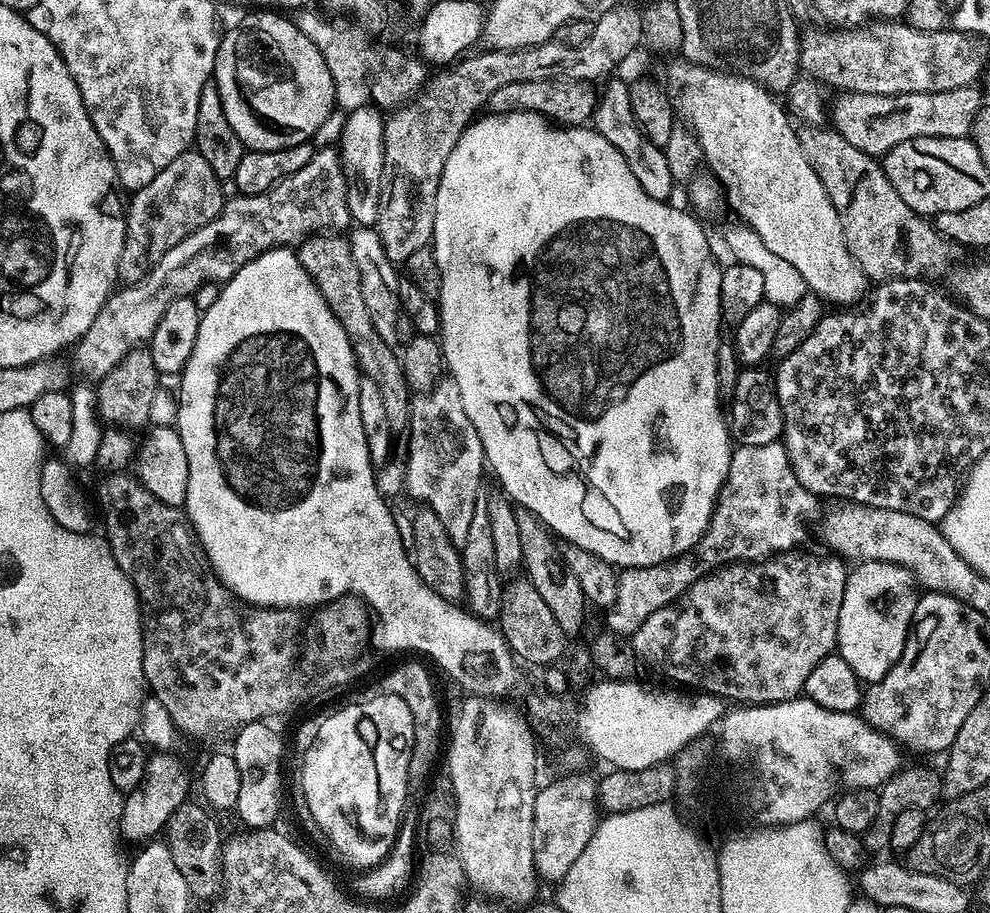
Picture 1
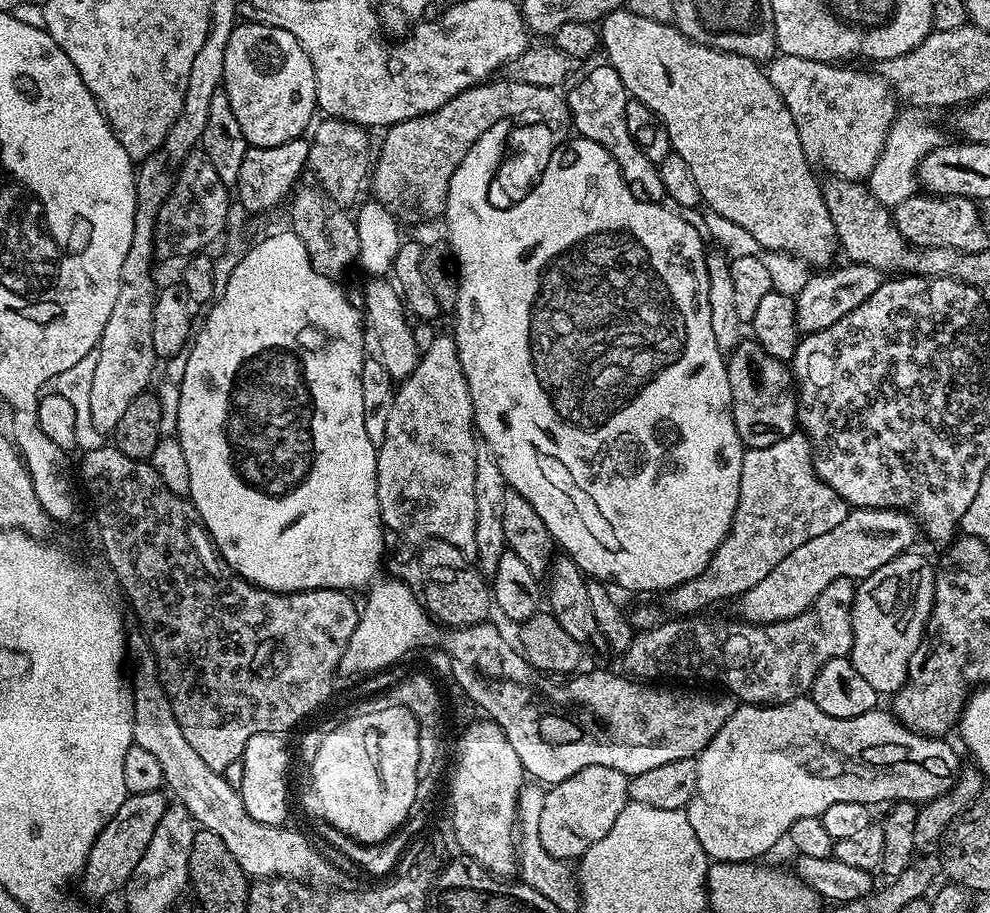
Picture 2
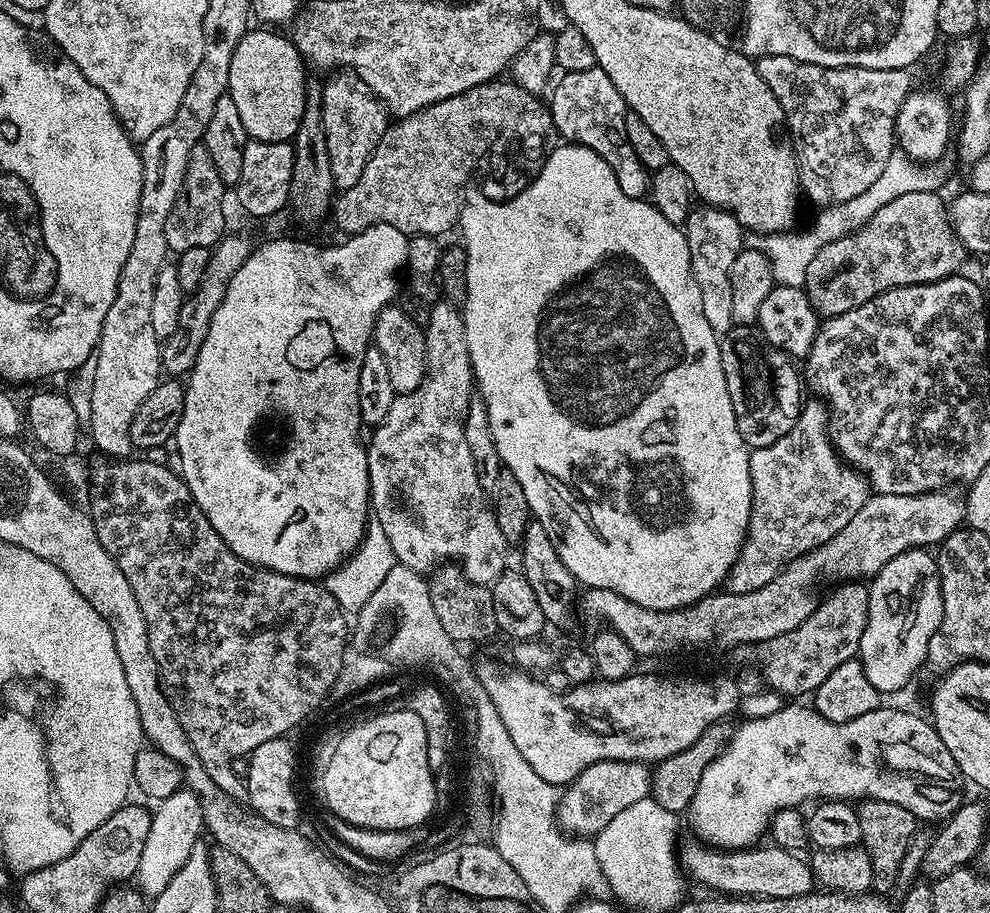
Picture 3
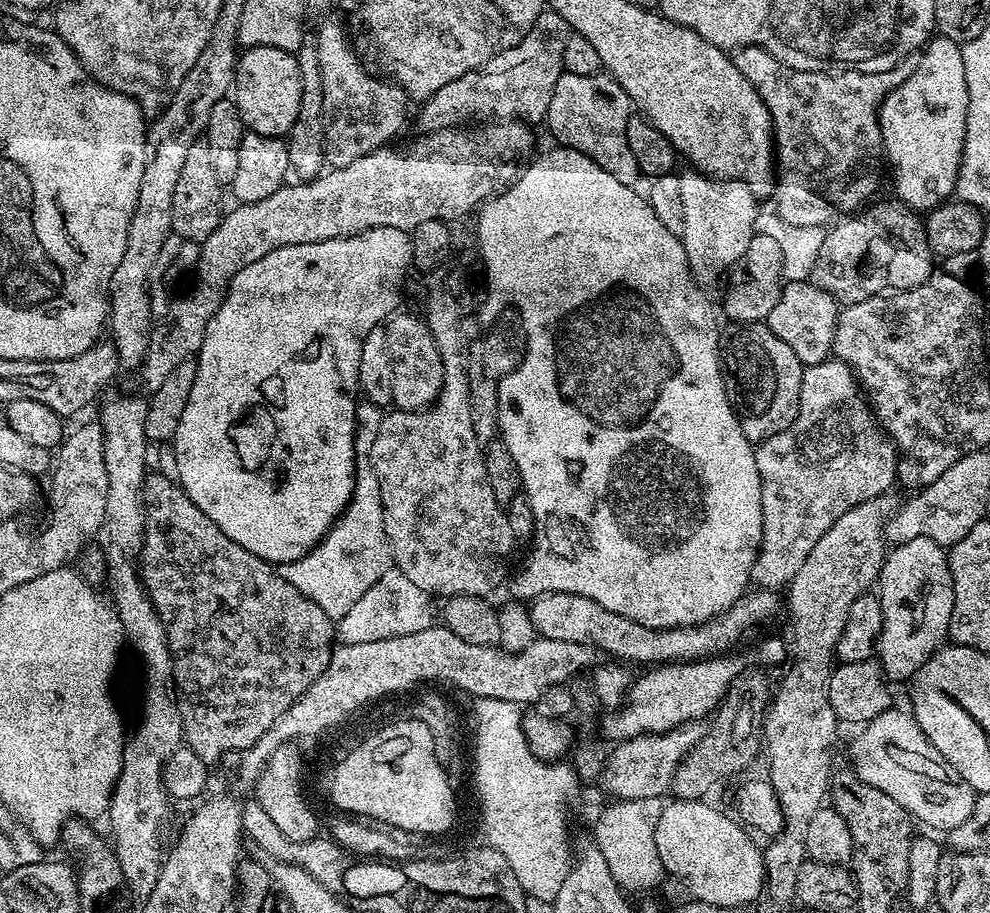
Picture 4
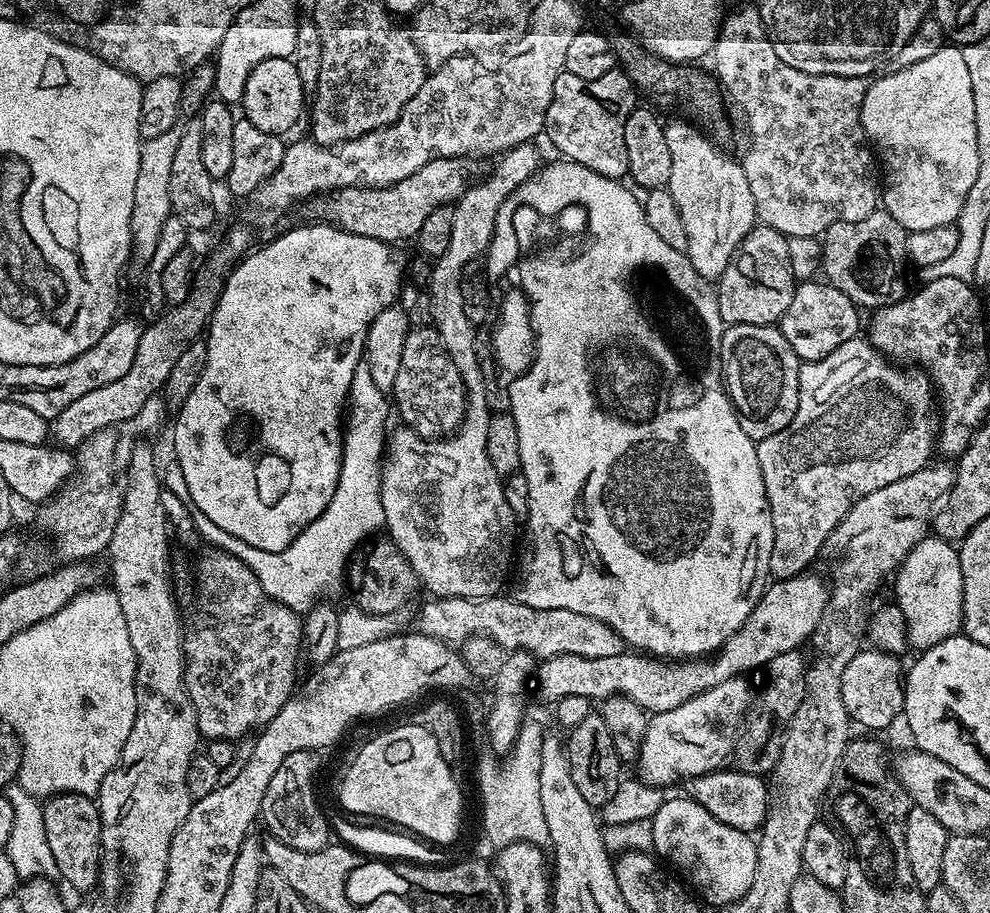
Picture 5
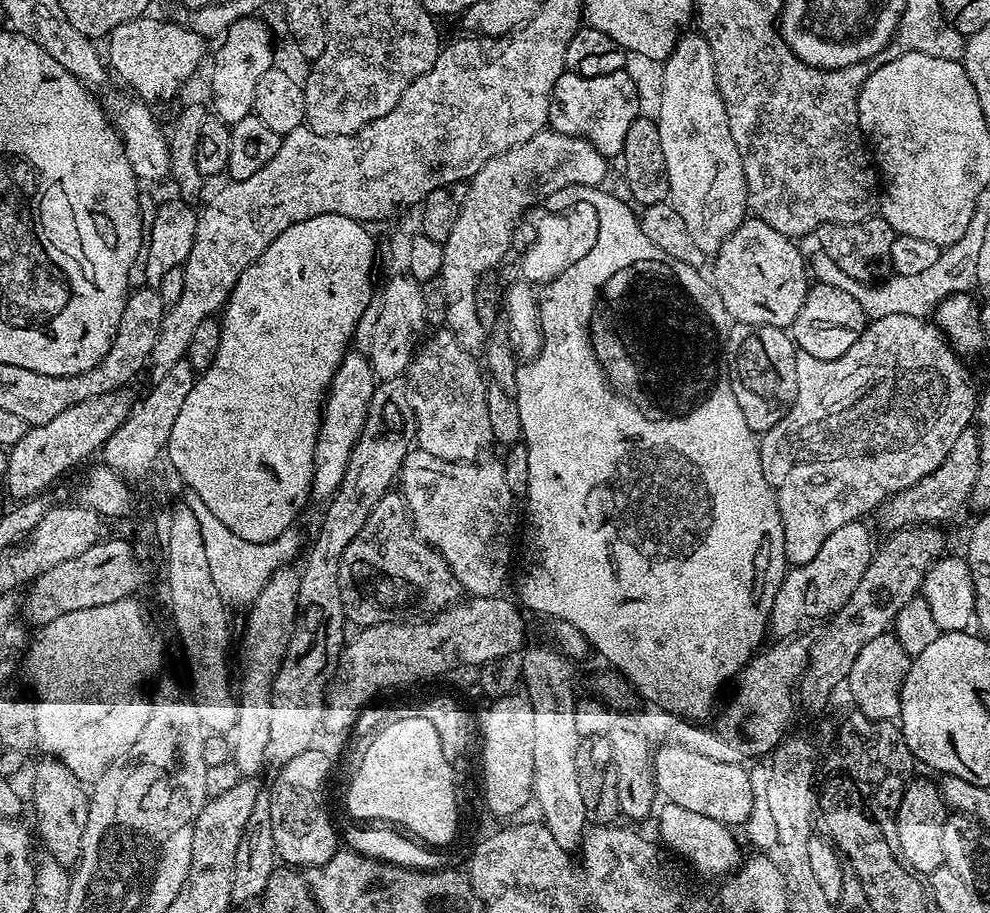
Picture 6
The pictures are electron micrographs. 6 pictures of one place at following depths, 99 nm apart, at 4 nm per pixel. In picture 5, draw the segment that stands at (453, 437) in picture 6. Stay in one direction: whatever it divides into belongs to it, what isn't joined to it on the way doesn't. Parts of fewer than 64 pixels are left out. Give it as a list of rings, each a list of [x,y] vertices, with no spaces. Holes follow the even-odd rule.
[[[413,327],[409,331],[391,395],[394,397],[395,407],[400,407],[400,416],[404,419],[401,421],[405,425],[412,427],[422,438],[438,440],[459,428],[464,420],[468,399],[462,374],[458,374],[458,366],[454,366],[454,358],[450,358],[435,327],[427,327]]]

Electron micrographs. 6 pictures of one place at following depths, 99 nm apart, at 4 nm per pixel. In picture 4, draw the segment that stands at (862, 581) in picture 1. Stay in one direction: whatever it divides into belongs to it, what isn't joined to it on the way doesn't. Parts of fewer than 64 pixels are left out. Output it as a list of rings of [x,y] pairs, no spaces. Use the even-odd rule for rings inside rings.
[[[910,538],[910,542],[893,547],[884,558],[878,581],[878,595],[882,610],[882,626],[874,649],[878,663],[889,681],[911,681],[933,652],[945,643],[948,634],[950,614],[954,610],[954,590],[945,545],[930,542],[930,538]]]

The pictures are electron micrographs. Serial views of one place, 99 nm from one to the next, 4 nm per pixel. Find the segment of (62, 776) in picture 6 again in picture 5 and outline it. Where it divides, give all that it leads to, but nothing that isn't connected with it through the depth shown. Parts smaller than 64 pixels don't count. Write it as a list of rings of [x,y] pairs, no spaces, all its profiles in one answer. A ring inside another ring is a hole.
[[[57,792],[43,801],[42,822],[50,842],[57,875],[72,888],[86,894],[95,889],[100,870],[100,809],[91,796]]]

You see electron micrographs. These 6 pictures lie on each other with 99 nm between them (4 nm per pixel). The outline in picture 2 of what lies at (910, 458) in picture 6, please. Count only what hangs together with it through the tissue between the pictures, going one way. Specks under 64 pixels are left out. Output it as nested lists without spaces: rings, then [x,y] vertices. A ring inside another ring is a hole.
[[[794,431],[774,442],[774,446],[747,449],[742,458],[742,478],[738,482],[738,506],[734,510],[732,529],[702,575],[667,593],[670,613],[688,618],[703,613],[700,612],[703,608],[719,600],[735,601],[758,586],[786,554],[794,554],[794,550],[810,542],[810,538],[834,530],[849,511],[849,504],[818,478],[812,465],[812,447],[803,432]]]

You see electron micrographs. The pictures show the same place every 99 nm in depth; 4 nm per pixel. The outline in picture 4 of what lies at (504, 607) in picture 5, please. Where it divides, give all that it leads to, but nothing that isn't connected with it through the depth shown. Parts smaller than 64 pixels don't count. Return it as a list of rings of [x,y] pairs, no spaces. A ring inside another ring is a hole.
[[[752,590],[742,597],[738,602],[734,602],[724,612],[719,612],[717,616],[712,616],[701,624],[691,624],[685,628],[651,628],[642,626],[622,614],[616,614],[614,610],[608,610],[606,606],[600,606],[594,598],[588,598],[582,594],[570,594],[569,592],[545,592],[542,596],[537,596],[531,601],[530,611],[532,621],[537,633],[546,638],[562,638],[562,642],[578,642],[587,644],[593,649],[601,648],[604,652],[609,652],[609,657],[619,658],[621,661],[629,662],[634,660],[643,666],[658,666],[663,662],[689,662],[699,661],[703,658],[717,657],[719,654],[727,653],[755,624],[764,624],[767,620],[772,620],[782,612],[782,600],[775,591],[772,590]]]

